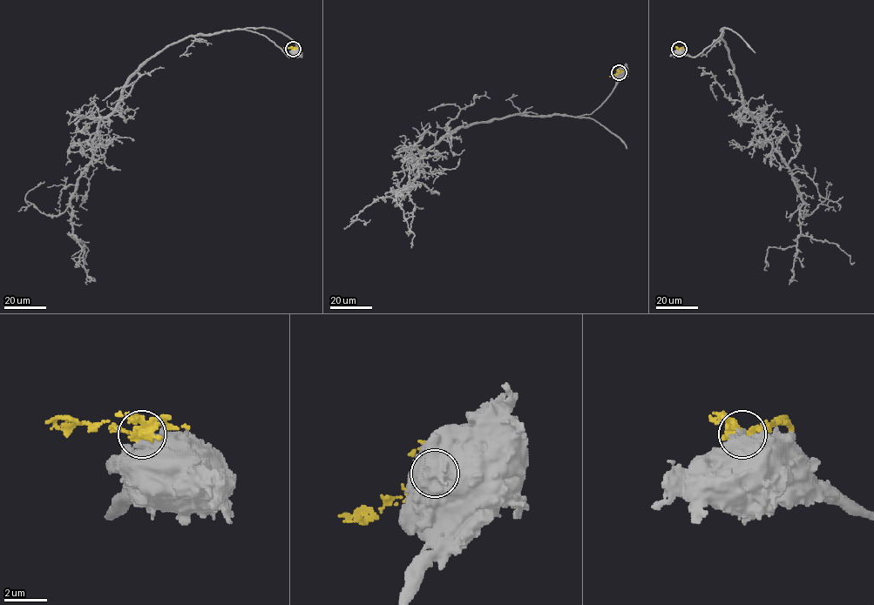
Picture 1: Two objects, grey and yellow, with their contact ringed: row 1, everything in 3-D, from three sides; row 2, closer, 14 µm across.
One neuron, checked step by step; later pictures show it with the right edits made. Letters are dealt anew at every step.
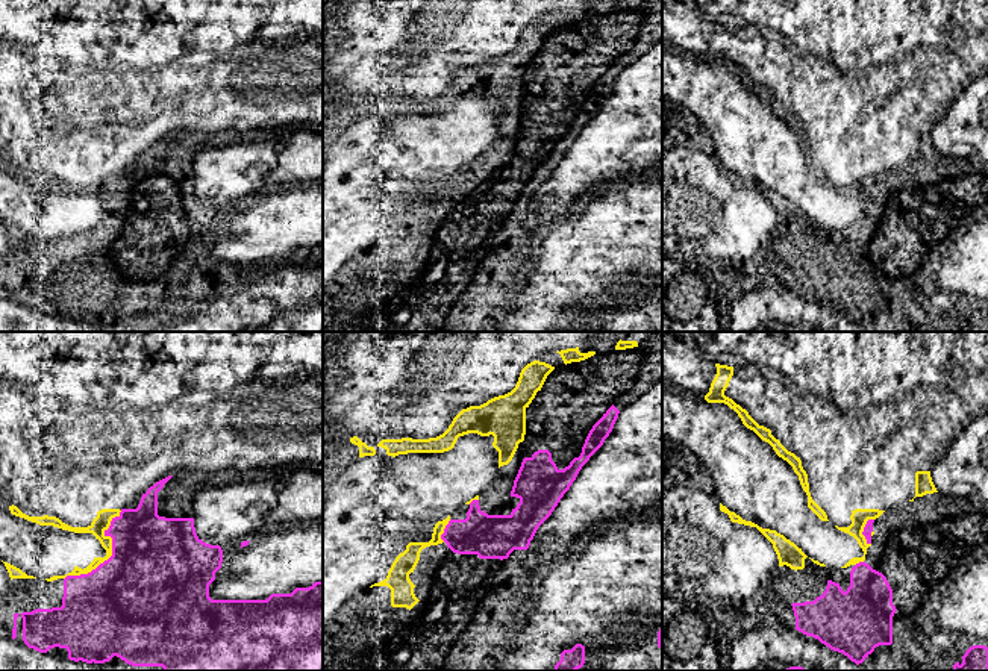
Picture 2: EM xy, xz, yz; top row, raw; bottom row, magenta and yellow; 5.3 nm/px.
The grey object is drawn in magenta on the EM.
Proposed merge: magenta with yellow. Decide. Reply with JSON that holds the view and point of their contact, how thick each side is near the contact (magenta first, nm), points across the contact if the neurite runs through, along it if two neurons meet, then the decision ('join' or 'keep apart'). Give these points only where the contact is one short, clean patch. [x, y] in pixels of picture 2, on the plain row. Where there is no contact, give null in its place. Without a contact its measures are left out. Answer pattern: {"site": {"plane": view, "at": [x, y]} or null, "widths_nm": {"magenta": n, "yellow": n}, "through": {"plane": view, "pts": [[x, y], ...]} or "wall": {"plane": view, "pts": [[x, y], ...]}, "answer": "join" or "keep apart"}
{"site": {"plane": "xy", "at": [111, 217]}, "widths_nm": {"magenta": 500, "yellow": 90}, "answer": "keep apart"}

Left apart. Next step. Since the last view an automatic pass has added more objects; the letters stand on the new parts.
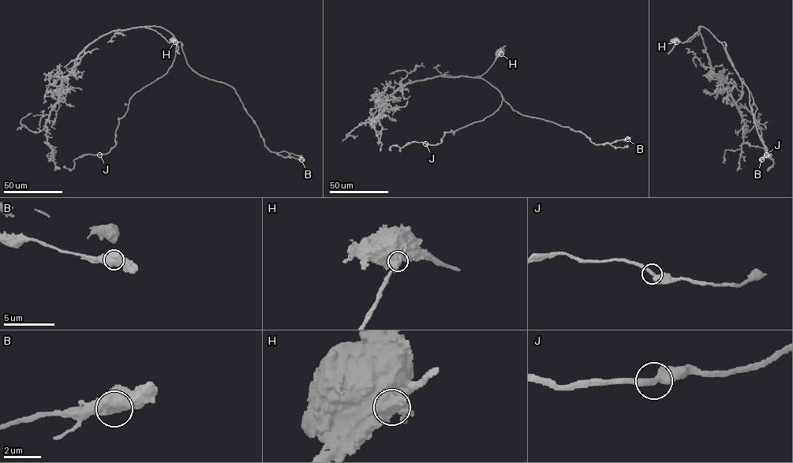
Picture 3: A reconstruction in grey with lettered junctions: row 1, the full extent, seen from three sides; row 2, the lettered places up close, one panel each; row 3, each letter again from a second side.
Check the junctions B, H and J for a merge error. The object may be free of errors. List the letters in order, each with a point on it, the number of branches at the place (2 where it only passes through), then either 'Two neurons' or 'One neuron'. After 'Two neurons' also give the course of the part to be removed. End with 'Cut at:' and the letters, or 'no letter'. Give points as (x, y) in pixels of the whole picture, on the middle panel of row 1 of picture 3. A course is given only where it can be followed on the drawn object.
B: Place: (627, 139). Branches: 2. One neuron
H: Place: (501, 54). Branches: 2. Two neurons
J: Place: (425, 143). Branches: 2. One neuron
Cut at: H

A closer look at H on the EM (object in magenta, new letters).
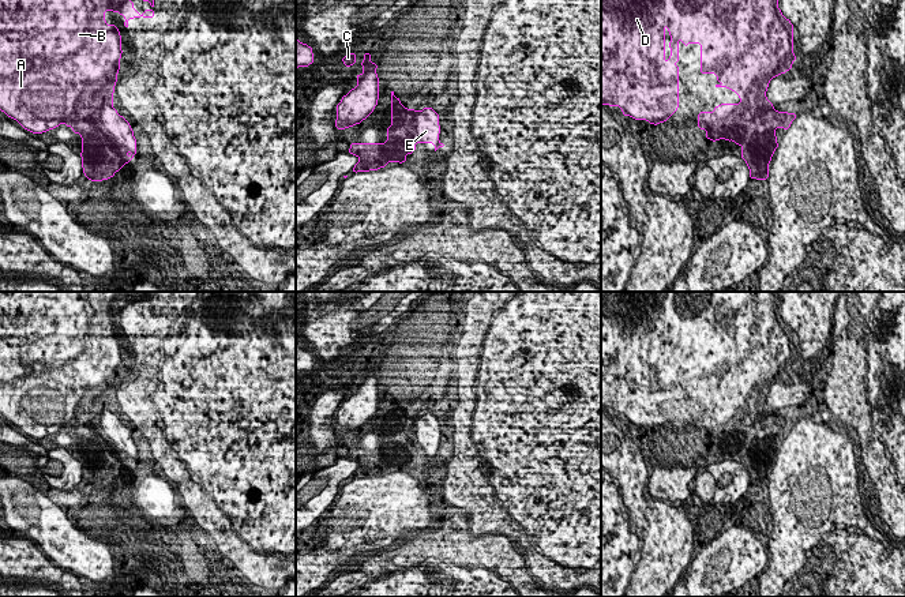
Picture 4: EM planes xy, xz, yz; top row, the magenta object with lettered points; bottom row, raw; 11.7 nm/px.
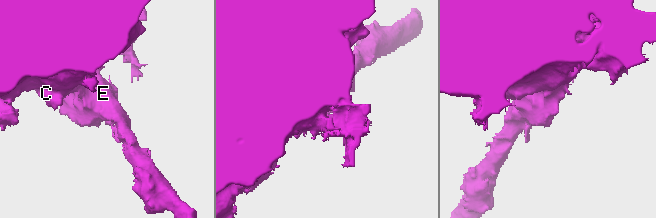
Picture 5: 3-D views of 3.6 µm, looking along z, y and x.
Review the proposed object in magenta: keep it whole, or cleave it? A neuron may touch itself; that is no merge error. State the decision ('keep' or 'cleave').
cleave

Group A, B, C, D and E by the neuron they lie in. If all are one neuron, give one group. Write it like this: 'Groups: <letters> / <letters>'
Groups: A B C D / E

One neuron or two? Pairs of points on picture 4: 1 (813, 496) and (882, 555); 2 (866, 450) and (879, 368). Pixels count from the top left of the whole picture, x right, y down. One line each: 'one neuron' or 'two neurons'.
1: one neuron
2: one neuron

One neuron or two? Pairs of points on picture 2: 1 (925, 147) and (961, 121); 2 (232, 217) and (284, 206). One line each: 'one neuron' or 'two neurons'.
1: two neurons
2: one neuron

